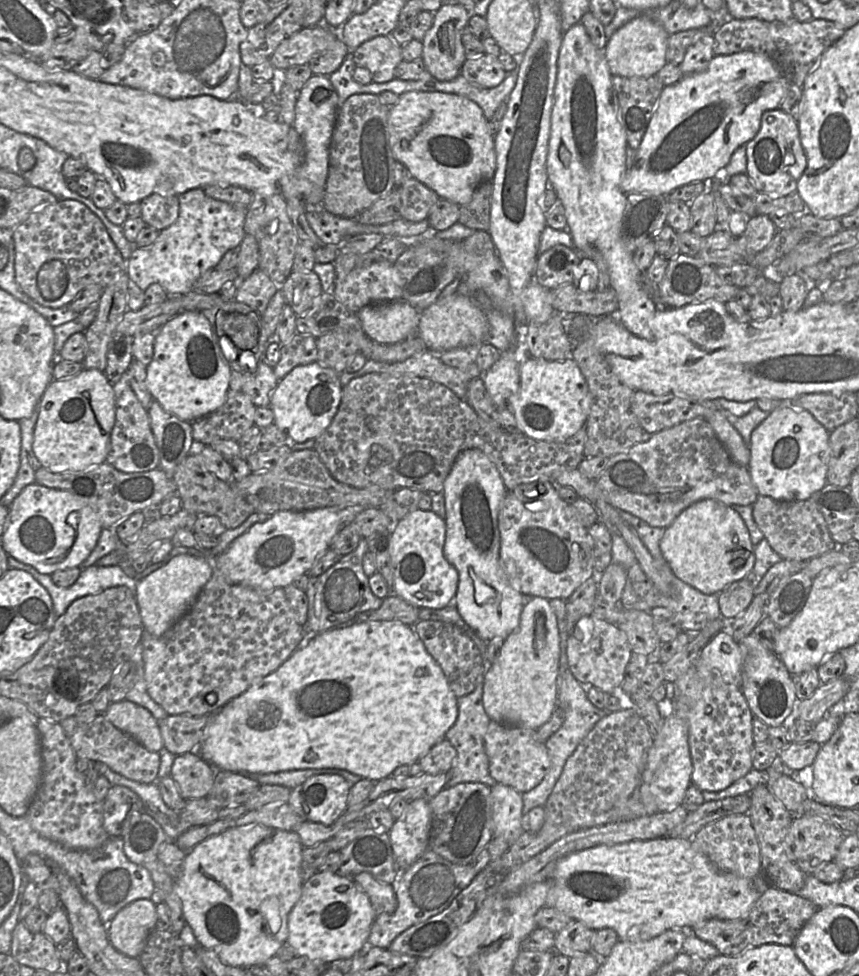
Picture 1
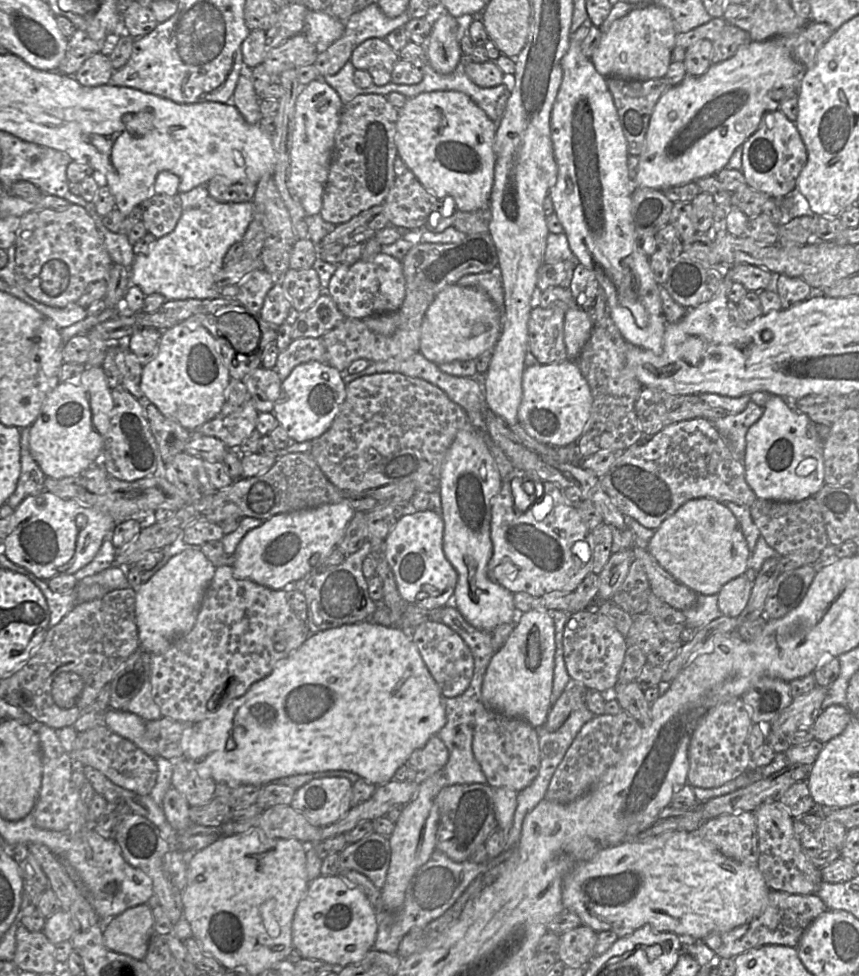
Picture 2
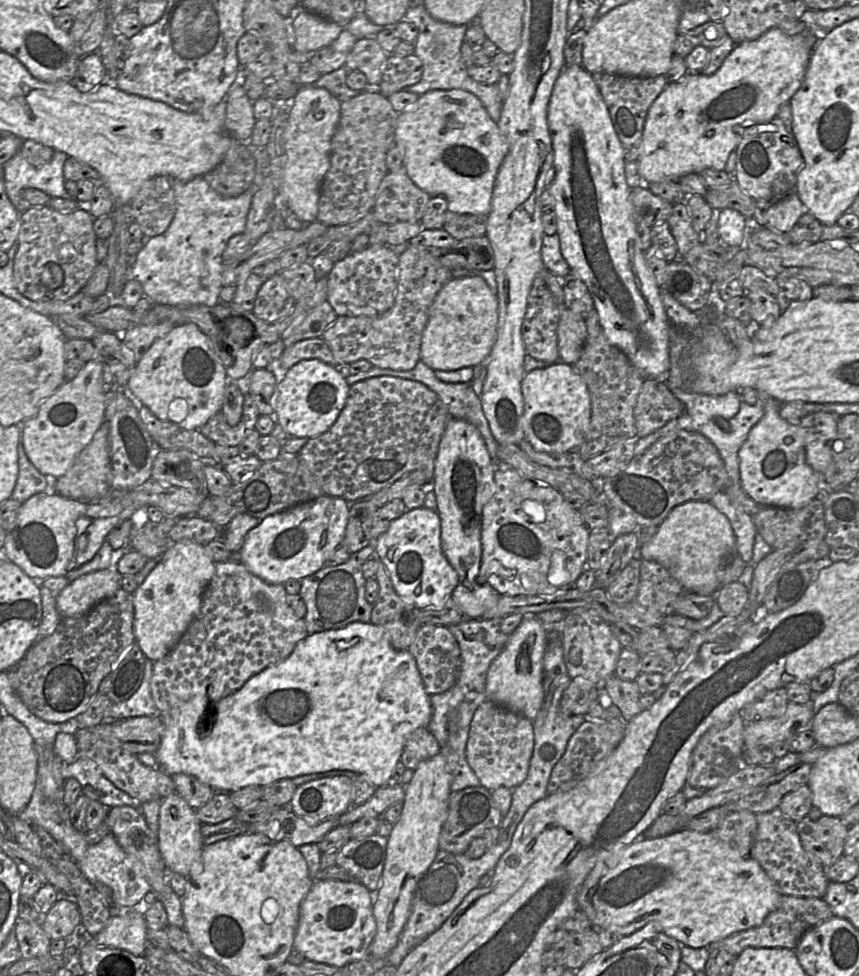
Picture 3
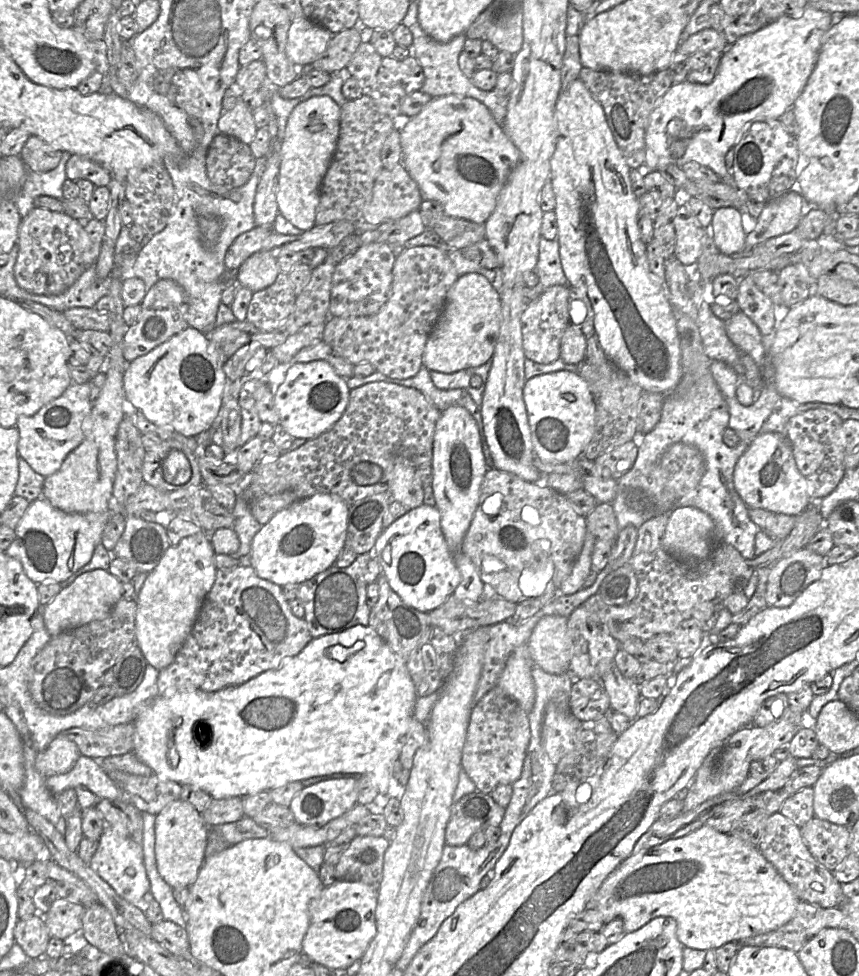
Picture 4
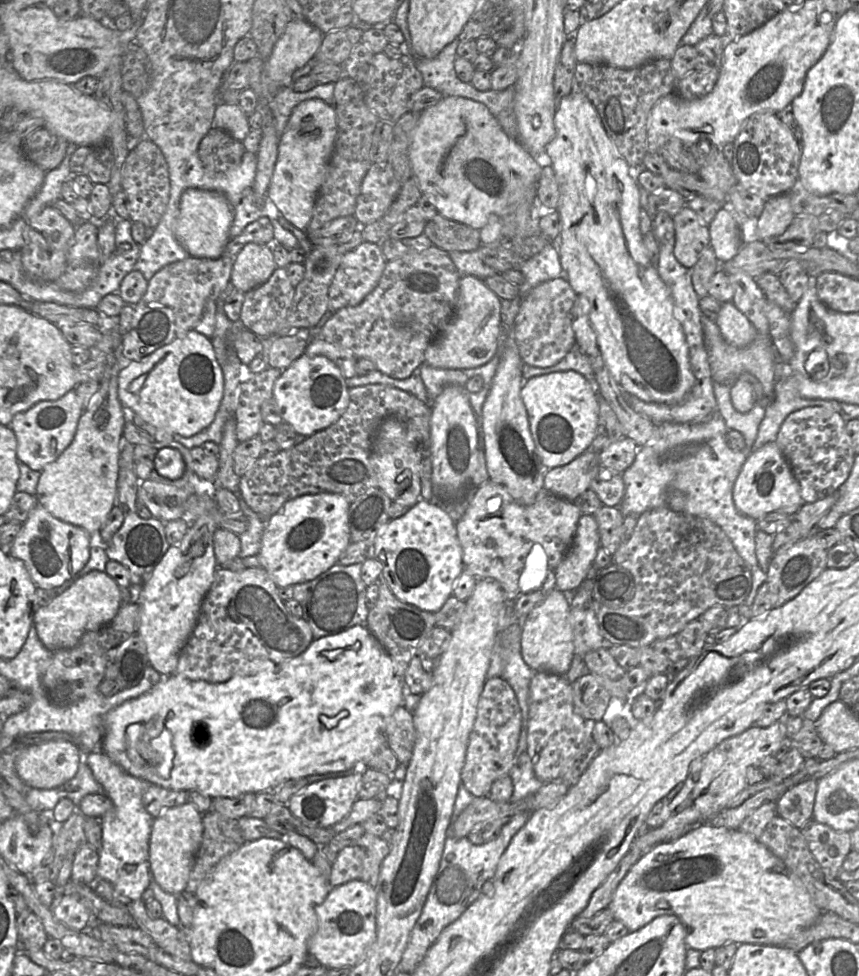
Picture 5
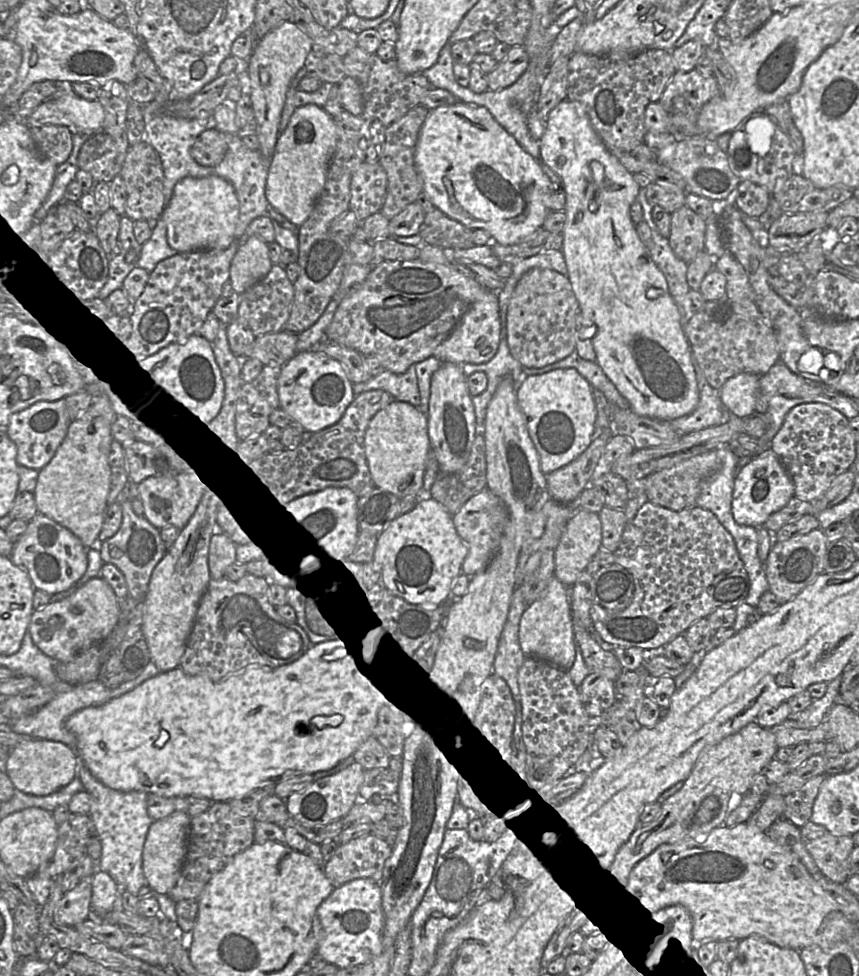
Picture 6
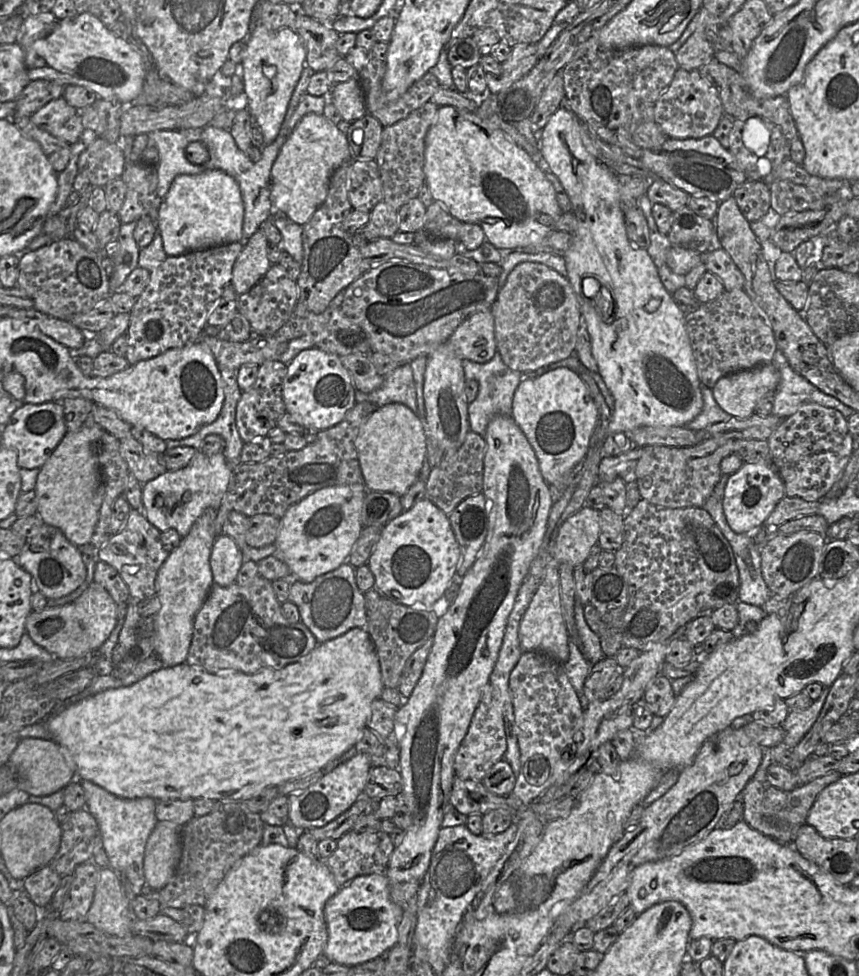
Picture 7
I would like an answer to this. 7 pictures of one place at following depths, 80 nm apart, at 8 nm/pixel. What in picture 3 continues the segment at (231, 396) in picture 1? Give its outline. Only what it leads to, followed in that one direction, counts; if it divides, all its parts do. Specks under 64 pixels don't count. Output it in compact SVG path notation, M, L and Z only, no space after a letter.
M248 393L244 396L242 417L236 426L230 426L220 411L199 431L215 444L238 447L255 430L259 416L258 409Z

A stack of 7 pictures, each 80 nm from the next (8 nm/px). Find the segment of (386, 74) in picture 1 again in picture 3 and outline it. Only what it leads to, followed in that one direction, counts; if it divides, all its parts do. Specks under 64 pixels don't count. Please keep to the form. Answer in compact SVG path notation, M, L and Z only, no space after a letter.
M374 37L360 38L348 54L345 67L348 71L362 72L368 84L378 85L381 82L388 55Z

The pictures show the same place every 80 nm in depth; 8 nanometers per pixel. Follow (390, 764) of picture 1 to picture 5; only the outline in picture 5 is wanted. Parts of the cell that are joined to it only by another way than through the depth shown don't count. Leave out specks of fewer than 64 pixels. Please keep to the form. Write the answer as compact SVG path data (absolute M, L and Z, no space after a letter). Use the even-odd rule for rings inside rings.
M355 625L339 634L329 635L314 640L303 653L301 653L295 658L285 661L280 665L276 665L275 663L266 663L266 668L256 673L255 675L247 675L247 676L235 675L231 679L223 683L209 683L203 680L194 681L176 674L172 674L169 676L162 676L162 679L151 690L140 695L137 698L125 701L124 703L110 710L104 715L103 717L104 734L101 741L101 751L105 753L114 763L119 765L124 771L126 771L130 775L172 790L196 791L205 796L209 796L212 799L219 797L225 798L238 797L246 793L259 793L259 792L272 793L272 790L275 787L279 786L280 784L288 780L305 778L311 775L325 774L329 772L344 771L353 768L354 766L359 766L363 764L363 760L369 759L374 753L376 753L380 749L380 747L387 745L386 729L388 726L388 719L392 716L394 711L399 706L403 706L403 699L404 699L403 682L395 672L394 664L390 655L387 653L387 651L384 649L381 643L372 635L372 633L369 631L367 627ZM338 648L343 648L344 652L334 660L328 660L325 656L322 655L323 651L334 650Z

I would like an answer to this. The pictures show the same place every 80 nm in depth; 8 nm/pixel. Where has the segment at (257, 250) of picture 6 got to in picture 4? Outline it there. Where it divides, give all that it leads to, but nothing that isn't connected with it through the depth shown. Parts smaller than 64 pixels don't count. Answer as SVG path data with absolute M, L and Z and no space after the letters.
M260 250L248 257L235 272L238 286L253 293L271 285L279 273L276 259L267 251Z

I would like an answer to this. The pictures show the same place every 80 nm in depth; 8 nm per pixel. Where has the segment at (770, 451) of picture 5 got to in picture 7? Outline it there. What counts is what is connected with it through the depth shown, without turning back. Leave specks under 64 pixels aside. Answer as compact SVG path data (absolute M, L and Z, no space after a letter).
M744 463L737 472L728 476L725 484L723 510L726 520L735 533L748 533L751 529L762 526L784 497L783 480L773 466Z

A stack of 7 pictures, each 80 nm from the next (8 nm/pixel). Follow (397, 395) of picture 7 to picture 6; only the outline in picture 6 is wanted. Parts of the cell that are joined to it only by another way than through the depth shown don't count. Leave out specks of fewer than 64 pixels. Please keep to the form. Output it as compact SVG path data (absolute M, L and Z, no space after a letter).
M411 365L403 374L395 374L385 370L366 382L353 384L354 396L370 390L384 390L395 400L408 402L419 408L420 393L415 365Z

